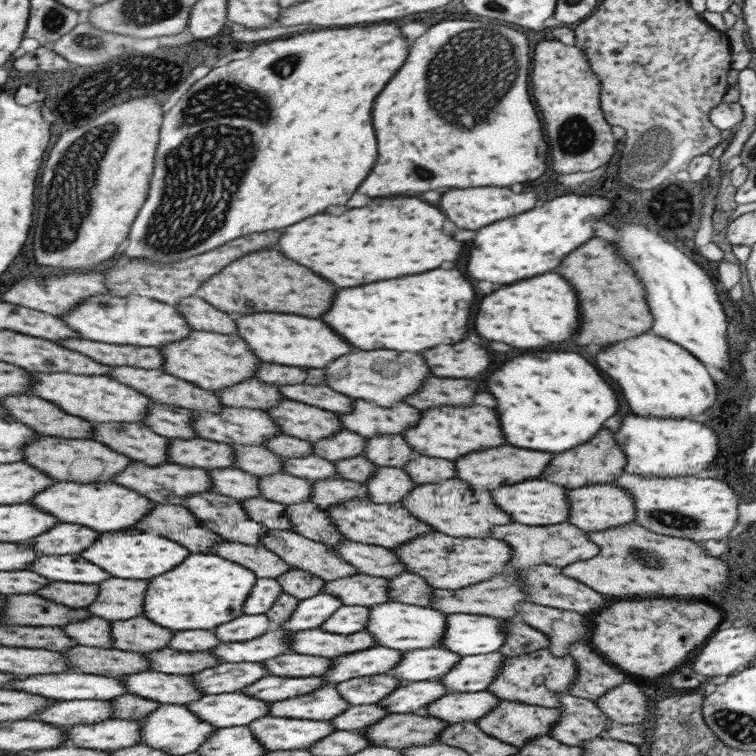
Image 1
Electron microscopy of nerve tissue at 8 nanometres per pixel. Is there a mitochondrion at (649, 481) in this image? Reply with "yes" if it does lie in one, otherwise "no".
no

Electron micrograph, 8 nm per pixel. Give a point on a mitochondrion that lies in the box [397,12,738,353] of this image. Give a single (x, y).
(465, 99)

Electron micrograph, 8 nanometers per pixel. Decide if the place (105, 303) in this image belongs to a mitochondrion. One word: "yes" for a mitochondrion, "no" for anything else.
yes

